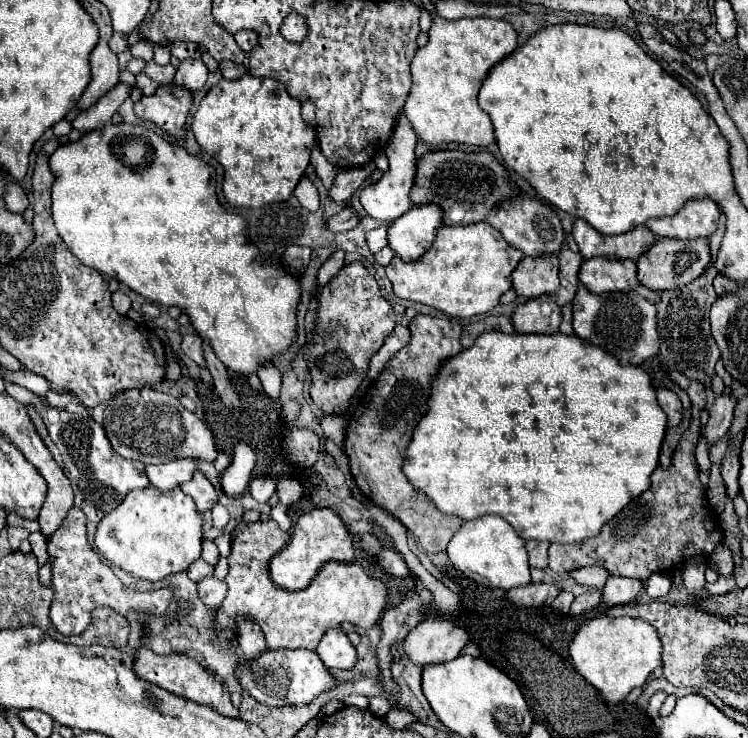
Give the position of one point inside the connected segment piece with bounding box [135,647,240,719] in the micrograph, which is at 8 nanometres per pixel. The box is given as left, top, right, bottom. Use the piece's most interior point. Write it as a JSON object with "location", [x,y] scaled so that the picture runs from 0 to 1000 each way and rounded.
{"location":[238,912]}

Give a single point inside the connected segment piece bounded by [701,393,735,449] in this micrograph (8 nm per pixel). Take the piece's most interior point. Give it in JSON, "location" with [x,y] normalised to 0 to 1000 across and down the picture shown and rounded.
{"location":[964,560]}

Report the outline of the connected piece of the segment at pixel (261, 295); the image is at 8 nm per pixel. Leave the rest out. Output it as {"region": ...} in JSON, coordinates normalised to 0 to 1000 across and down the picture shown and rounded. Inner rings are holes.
{"region":[[[148,167],[76,199],[66,224],[74,234],[74,308],[111,359],[167,383],[205,411],[239,416],[253,430],[261,451],[282,467],[290,486],[320,508],[344,505],[349,495],[362,492],[392,467],[397,457],[397,413],[402,408],[400,378],[378,362],[368,362],[360,351],[350,351],[346,337],[333,329],[330,299],[295,280],[287,262],[287,229],[266,210],[250,207],[191,169]],[[159,180],[186,180],[191,191],[202,191],[186,207],[183,224],[164,224],[148,207],[148,191]]]}

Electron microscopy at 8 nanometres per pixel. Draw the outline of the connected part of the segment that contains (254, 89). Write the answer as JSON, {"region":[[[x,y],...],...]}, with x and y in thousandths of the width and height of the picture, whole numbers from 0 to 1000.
{"region":[[[325,102],[322,107],[295,107],[269,137],[258,169],[263,194],[287,213],[298,229],[298,262],[309,280],[349,280],[357,275],[384,272],[413,224],[413,207],[421,196],[424,180],[402,159],[402,137],[384,126],[384,118],[370,107],[349,107]]]}

